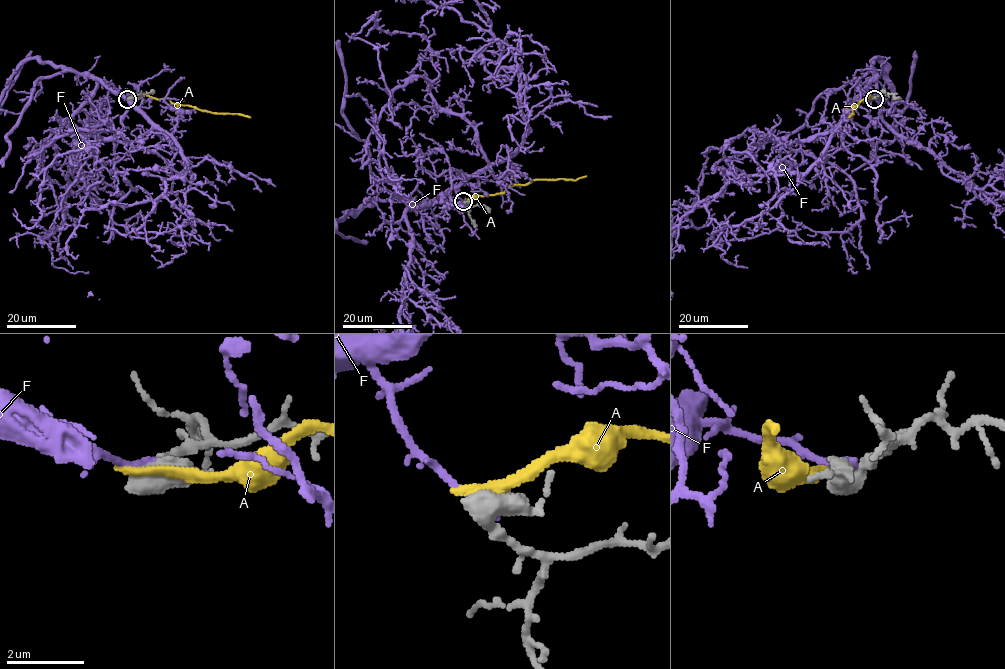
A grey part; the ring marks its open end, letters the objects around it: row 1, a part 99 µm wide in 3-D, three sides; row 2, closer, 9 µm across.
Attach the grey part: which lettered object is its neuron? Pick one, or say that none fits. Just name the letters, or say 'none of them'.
none of them

